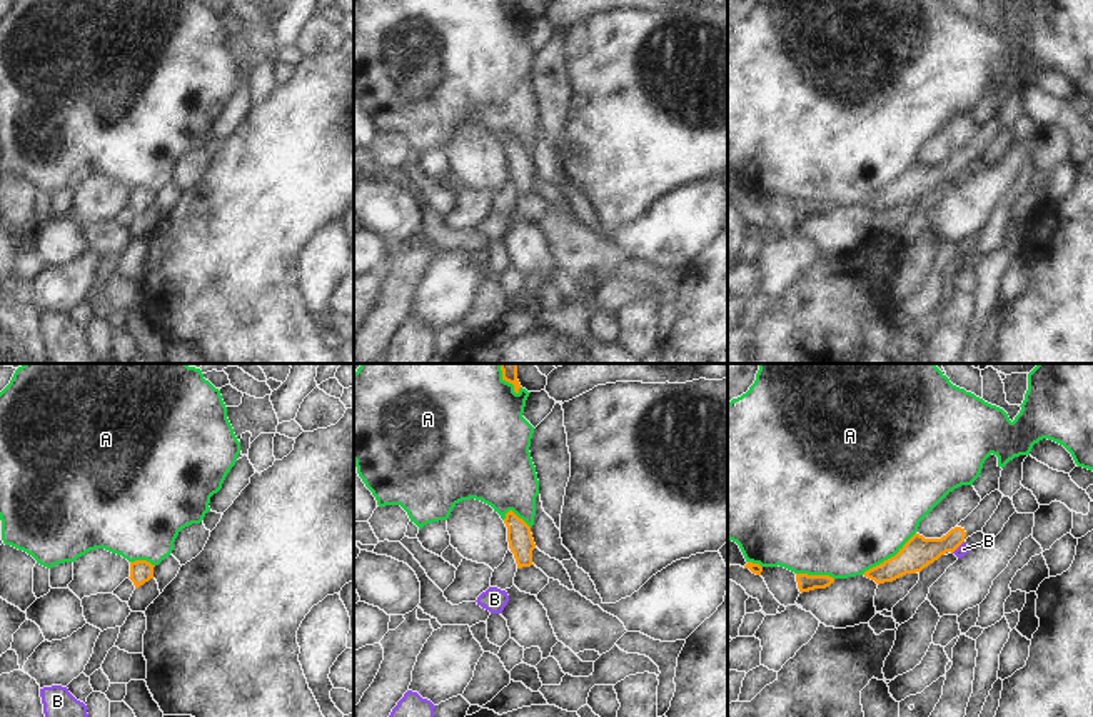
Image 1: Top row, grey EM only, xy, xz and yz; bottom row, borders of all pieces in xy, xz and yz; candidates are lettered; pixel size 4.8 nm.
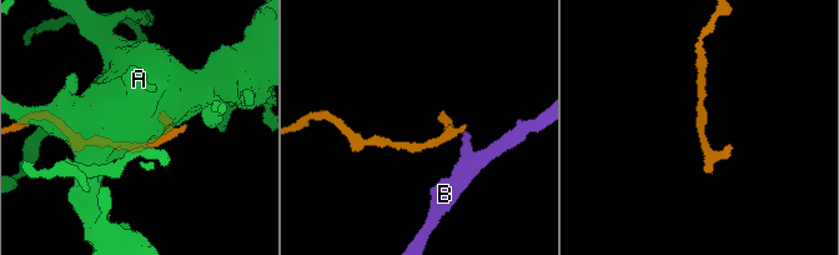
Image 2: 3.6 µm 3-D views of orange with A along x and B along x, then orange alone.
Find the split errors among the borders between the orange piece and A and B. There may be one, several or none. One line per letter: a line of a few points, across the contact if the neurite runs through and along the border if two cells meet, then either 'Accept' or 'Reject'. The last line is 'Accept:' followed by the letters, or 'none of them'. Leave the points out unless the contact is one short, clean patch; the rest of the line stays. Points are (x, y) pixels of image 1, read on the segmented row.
A: Reject
B: Line: yz (963, 541), (951, 552). Reject
Accept: none of them.

